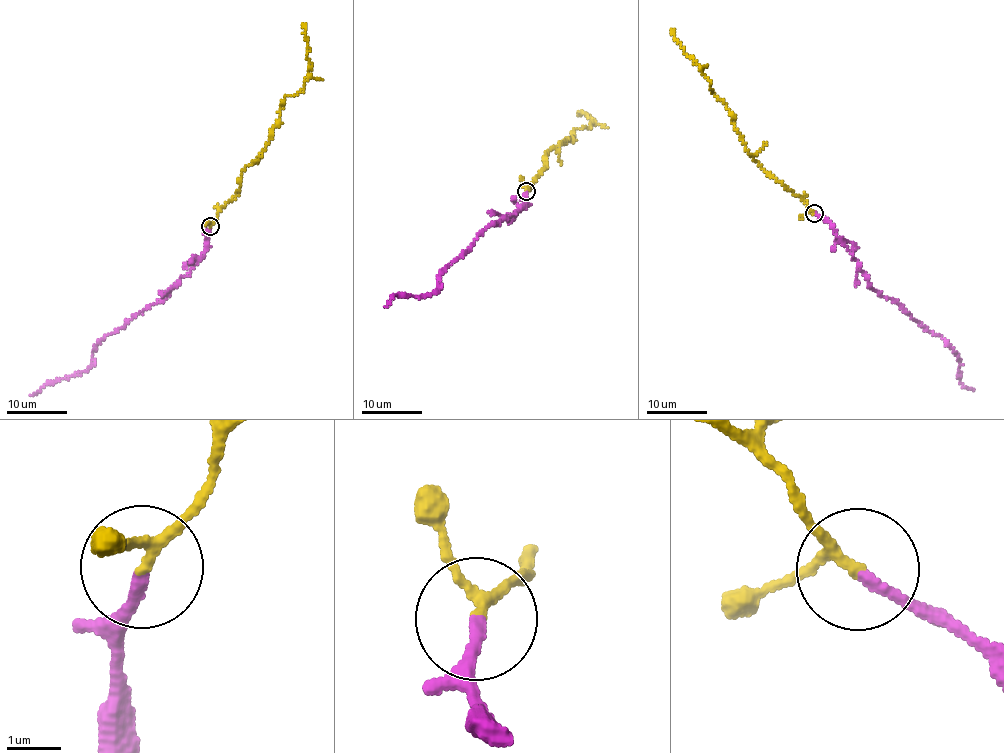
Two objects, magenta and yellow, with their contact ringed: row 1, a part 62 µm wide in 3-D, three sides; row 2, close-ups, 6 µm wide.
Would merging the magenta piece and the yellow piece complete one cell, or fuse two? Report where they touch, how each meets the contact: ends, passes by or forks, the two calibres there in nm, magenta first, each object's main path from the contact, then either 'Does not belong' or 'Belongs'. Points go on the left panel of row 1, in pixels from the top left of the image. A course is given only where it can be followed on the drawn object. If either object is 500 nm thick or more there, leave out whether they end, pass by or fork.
Place: (210, 226). At the ring magenta ends. At the ring yellow passes by. Thickness 190 nm (magenta) against 160 nm. Course of magenta: (209, 225), (207, 250), (162, 300), (99, 341), (92, 364), (75, 374), (46, 383), (30, 396). Course of yellow: (209, 225), (237, 194), (241, 175), (256, 161), (279, 119), (282, 103), (303, 90), (310, 62), (303, 23). Belongs

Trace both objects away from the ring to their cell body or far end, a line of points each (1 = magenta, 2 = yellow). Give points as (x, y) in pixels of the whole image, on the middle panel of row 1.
1: (525, 192), (524, 208), (478, 234), (468, 250), (439, 274), (439, 289), (425, 296), (398, 294), (385, 307)
2: (525, 192), (545, 167), (545, 155), (572, 139), (576, 129), (593, 123), (588, 114), (578, 113)

